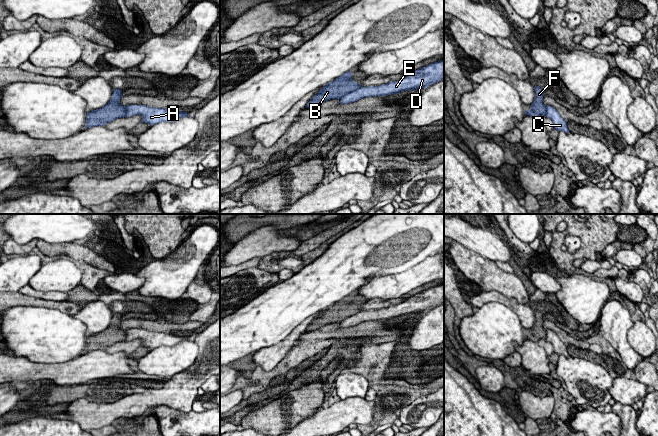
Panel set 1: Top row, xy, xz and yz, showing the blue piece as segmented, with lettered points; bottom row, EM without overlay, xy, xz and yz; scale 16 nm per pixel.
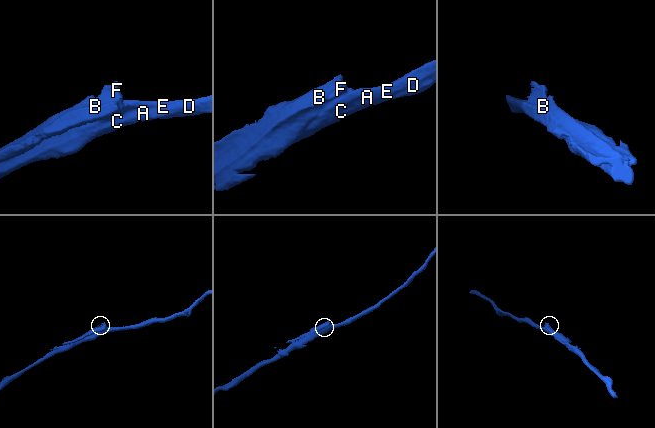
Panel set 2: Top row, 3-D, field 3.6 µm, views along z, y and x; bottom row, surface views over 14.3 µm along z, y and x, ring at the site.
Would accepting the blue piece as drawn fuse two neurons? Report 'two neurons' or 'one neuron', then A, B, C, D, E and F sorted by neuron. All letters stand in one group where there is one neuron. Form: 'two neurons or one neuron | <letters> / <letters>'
two neurons | A C D E / B F

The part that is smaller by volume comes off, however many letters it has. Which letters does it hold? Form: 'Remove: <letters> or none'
Remove: B, F

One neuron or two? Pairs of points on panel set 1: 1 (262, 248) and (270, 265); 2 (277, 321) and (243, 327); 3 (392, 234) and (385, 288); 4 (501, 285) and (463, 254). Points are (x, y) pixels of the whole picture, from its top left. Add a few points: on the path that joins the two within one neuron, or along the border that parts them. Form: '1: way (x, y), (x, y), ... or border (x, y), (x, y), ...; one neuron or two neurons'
1: border (284, 251), (274, 251), (261, 257); two neurons
2: way (269, 321), (264, 321), (251, 327); one neuron
3: border (410, 268), (392, 274), (373, 276), (365, 283); two neurons
4: way (492, 278), (472, 263); one neuron

